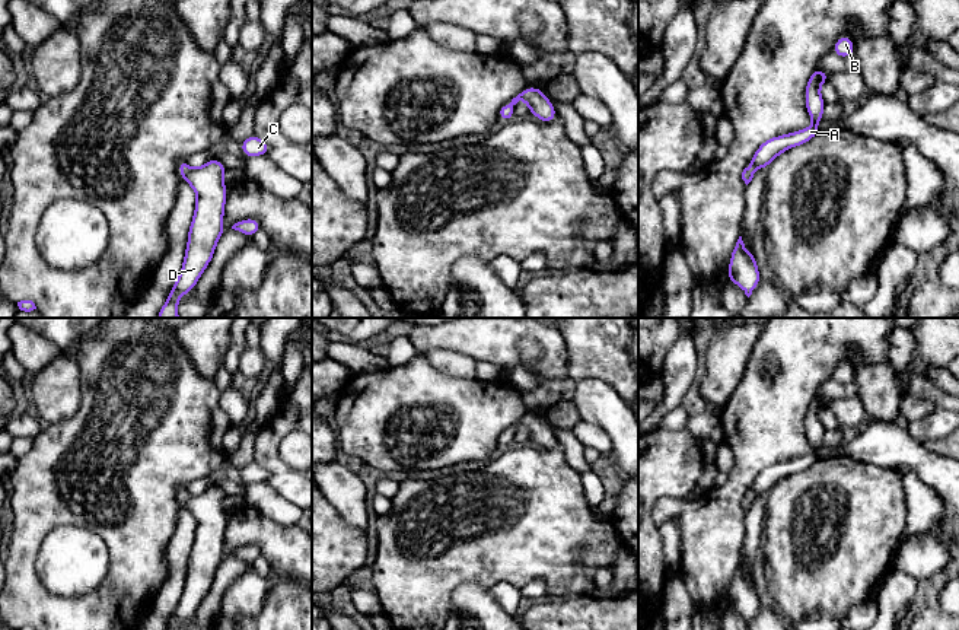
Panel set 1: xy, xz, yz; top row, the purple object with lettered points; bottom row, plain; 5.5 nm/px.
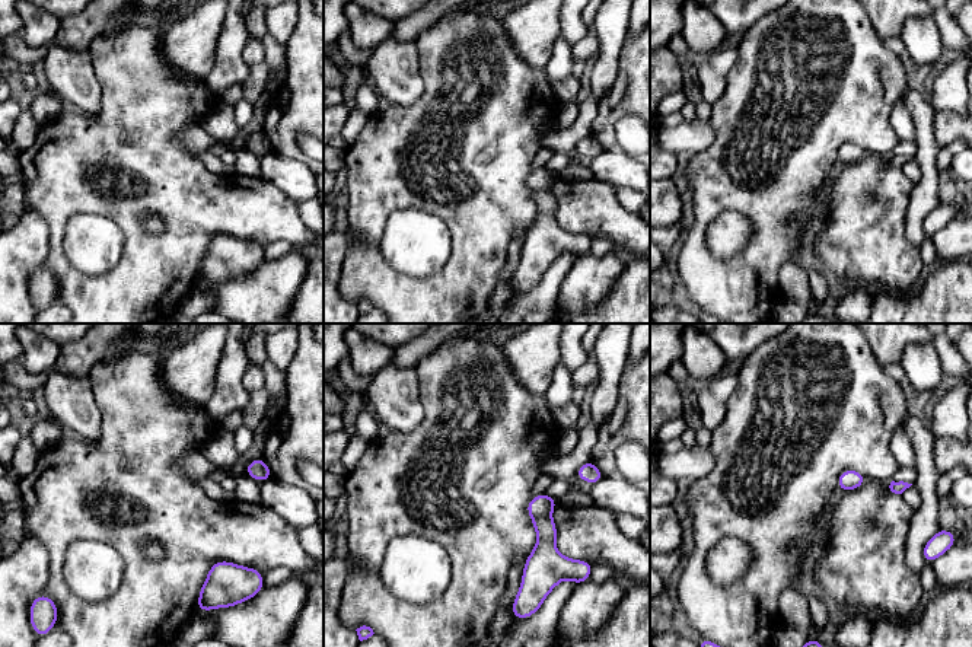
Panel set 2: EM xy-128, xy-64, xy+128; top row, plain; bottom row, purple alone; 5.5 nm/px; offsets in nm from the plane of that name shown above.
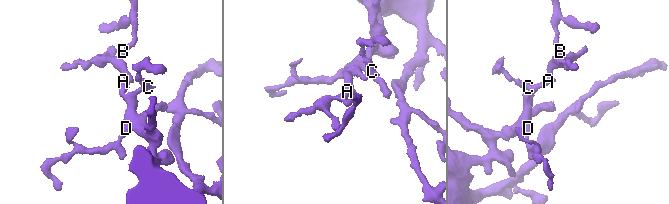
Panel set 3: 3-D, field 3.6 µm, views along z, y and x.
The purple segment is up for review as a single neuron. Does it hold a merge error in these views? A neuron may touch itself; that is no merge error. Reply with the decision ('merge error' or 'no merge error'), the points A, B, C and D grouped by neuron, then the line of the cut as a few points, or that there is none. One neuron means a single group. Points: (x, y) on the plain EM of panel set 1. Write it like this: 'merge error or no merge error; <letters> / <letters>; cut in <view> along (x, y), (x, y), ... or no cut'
no merge error; A B C D; no cut

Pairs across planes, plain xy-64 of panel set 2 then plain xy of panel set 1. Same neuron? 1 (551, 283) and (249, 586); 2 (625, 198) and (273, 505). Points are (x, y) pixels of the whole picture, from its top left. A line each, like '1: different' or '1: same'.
1: different
2: same

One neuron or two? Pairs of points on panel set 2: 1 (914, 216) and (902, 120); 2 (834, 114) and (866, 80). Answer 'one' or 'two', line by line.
1: two
2: one

